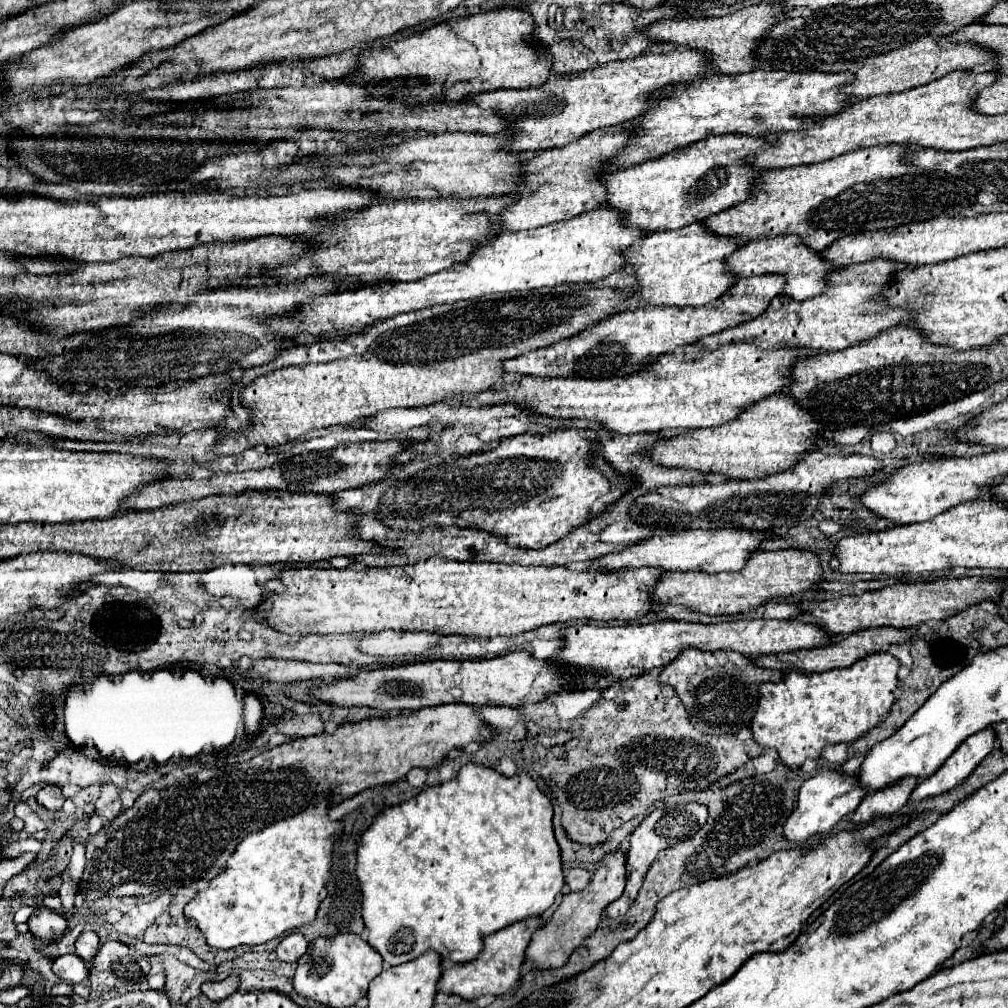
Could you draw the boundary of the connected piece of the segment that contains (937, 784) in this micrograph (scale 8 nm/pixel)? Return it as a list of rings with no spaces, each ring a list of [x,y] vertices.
[[[987,728],[987,732],[979,732],[979,736],[971,736],[971,740],[967,740],[967,744],[963,744],[963,748],[959,748],[959,752],[951,756],[951,760],[947,760],[943,772],[937,772],[935,776],[931,776],[931,780],[923,780],[915,786],[915,790],[911,792],[911,802],[939,796],[959,786],[993,750],[993,744],[995,736],[991,728]]]

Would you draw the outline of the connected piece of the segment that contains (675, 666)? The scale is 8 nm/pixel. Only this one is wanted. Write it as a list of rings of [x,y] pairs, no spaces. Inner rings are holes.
[[[681,652],[667,668],[663,668],[659,680],[671,686],[687,708],[693,726],[703,734],[727,734],[733,736],[743,728],[749,728],[759,702],[759,684],[779,682],[785,674],[781,670],[759,668],[753,658],[739,652]]]

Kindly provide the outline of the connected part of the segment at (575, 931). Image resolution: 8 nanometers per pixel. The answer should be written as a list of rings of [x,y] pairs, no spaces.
[[[617,850],[599,862],[589,886],[583,892],[571,892],[571,894],[563,896],[563,902],[553,912],[553,916],[533,934],[533,938],[525,950],[525,962],[533,970],[561,968],[567,962],[567,958],[571,956],[571,952],[587,936],[593,934],[593,926],[597,928],[599,918],[603,914],[603,908],[607,904],[611,904],[615,898],[619,898],[623,888],[625,888],[625,854],[621,854]]]

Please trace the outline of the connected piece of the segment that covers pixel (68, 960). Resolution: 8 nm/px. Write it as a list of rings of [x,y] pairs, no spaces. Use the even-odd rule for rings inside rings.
[[[65,954],[65,956],[59,956],[55,962],[53,962],[53,972],[65,980],[67,984],[77,984],[81,982],[83,978],[87,978],[87,968],[83,964],[83,960],[79,960],[77,954]]]

